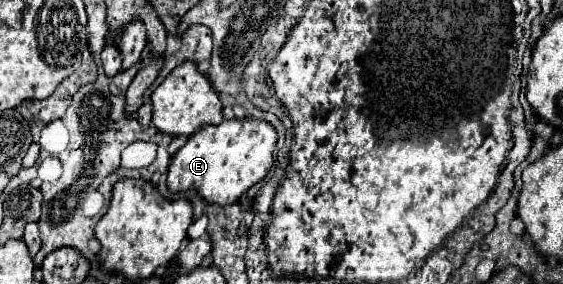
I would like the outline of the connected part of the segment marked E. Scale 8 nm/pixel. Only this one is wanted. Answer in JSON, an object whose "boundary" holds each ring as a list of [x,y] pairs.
{"boundary":[[[231,119],[209,125],[189,137],[185,147],[171,159],[167,187],[173,193],[195,189],[207,203],[231,205],[241,199],[255,183],[259,183],[273,165],[273,149],[277,143],[275,129],[257,119]]]}

